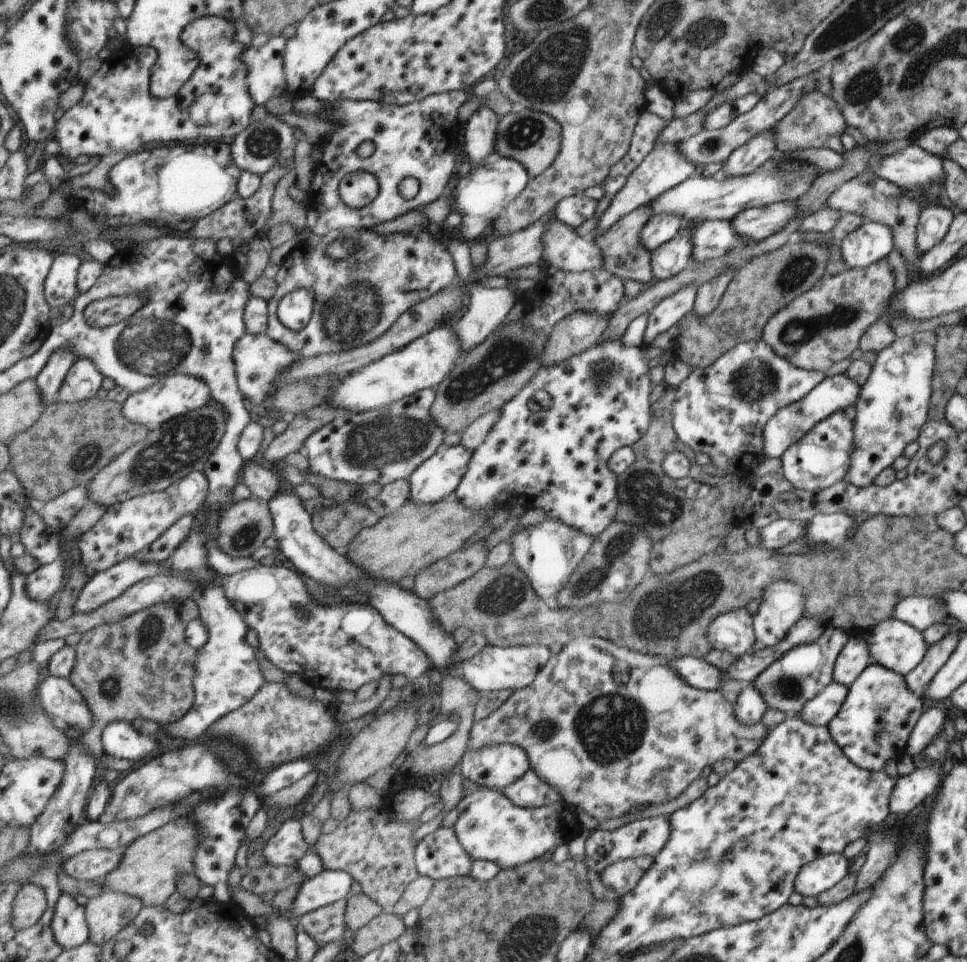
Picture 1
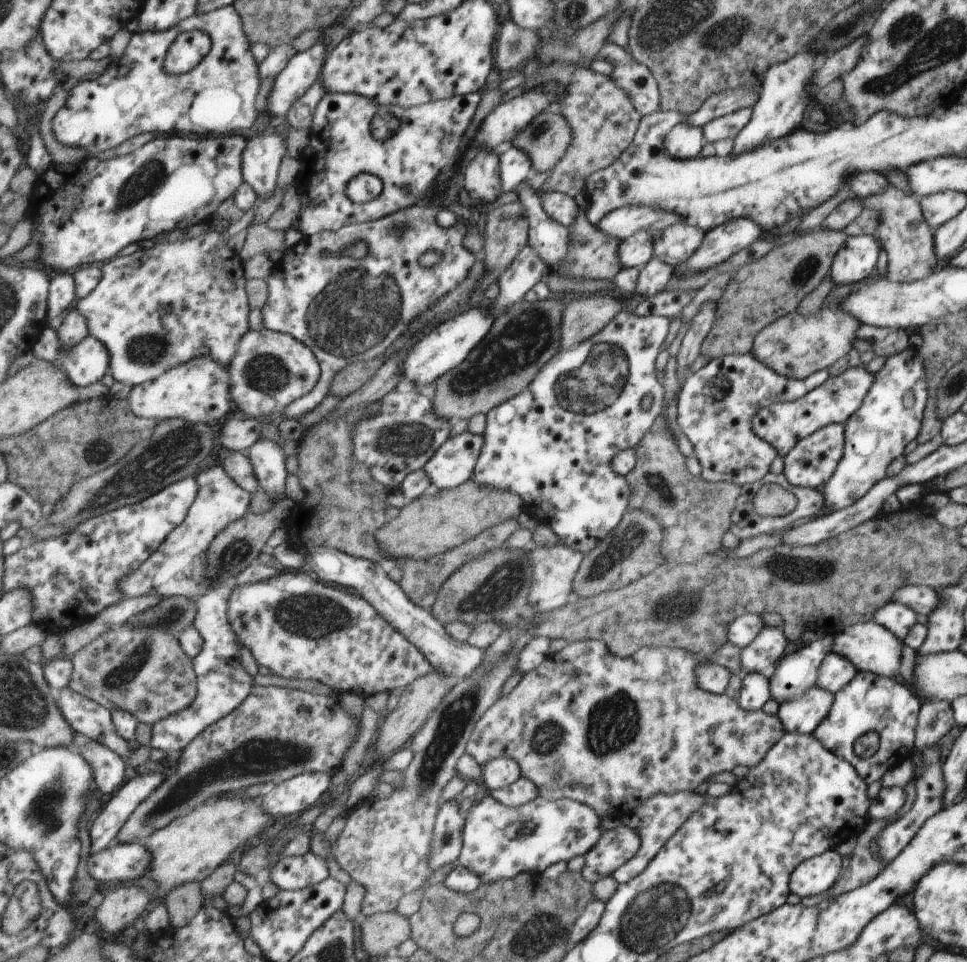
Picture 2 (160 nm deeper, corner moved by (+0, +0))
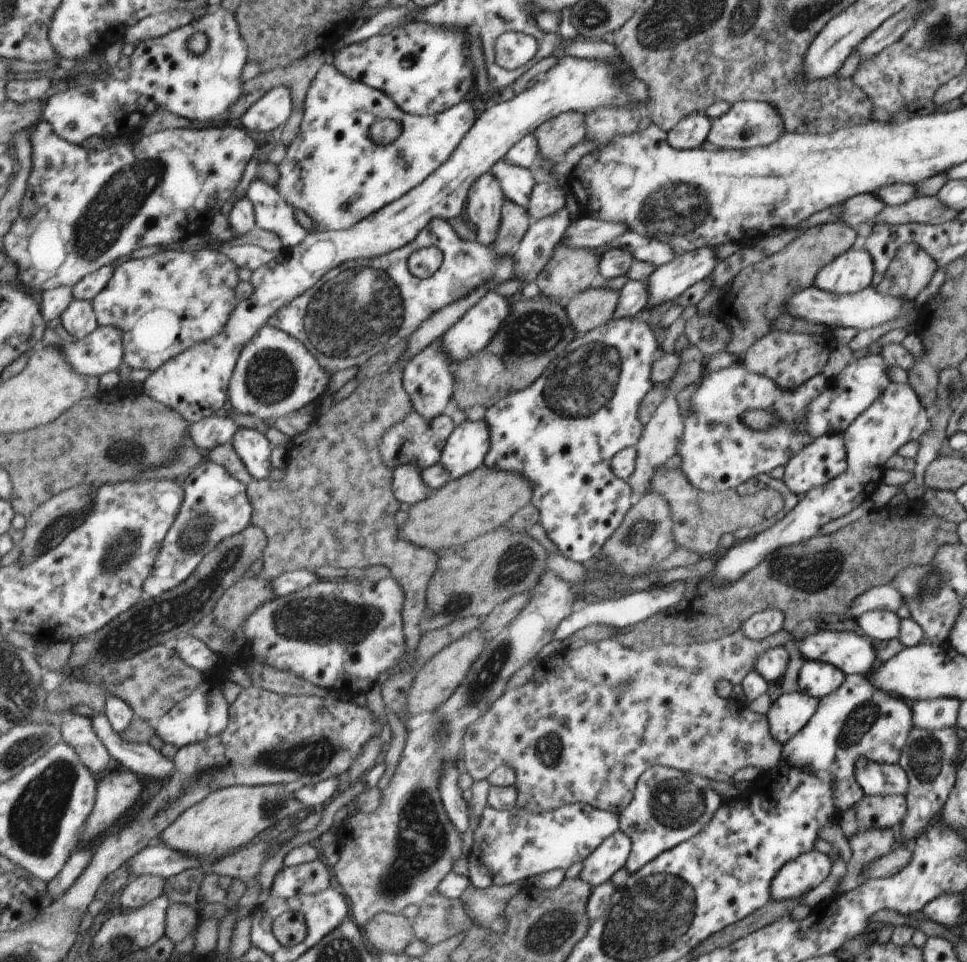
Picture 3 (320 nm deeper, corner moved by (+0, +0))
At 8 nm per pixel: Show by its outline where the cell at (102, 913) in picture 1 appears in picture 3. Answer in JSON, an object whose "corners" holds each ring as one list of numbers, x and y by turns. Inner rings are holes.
{"corners":[[139,875,131,881,123,893,120,900,122,906,129,909,138,909,148,905,151,901,163,895,166,878,157,875]]}

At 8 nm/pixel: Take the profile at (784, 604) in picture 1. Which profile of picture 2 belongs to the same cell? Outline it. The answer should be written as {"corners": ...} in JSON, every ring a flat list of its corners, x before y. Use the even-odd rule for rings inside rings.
{"corners":[[763,627,763,630,759,632,758,636,750,642,749,645,744,646,741,649,741,666,740,670,742,673,764,673,763,664,773,664,777,662,781,656,783,656,783,650,785,650,785,638,779,630,773,630,773,628]]}

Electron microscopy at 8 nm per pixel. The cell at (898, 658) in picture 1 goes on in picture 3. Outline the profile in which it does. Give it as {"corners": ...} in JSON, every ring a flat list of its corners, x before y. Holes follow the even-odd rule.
{"corners":[[819,629,795,640,795,644,805,661,829,663,838,667,844,675,865,676,873,670,871,666,876,658,868,639,848,631]]}

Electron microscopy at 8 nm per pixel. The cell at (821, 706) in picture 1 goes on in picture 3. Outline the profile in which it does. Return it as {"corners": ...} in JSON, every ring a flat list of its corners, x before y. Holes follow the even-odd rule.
{"corners":[[804,692,782,693,765,714,771,736,779,743,786,743,807,725,818,706,818,699]]}

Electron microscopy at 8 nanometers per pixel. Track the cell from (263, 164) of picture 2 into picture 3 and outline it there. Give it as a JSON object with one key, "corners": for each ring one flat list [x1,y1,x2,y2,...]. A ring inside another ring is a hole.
{"corners":[[255,178,250,183,246,196,256,210,256,224,279,235,284,249,293,249,310,235,295,218,295,208,273,186]]}

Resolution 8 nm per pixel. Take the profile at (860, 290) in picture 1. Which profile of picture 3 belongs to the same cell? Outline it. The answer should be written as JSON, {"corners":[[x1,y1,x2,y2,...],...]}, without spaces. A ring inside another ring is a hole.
{"corners":[[771,331,758,338,745,351,741,356,741,364,745,366,745,370,763,375,791,391,814,375,823,374,823,370,827,370,827,362,831,362,831,351,817,336]]}

